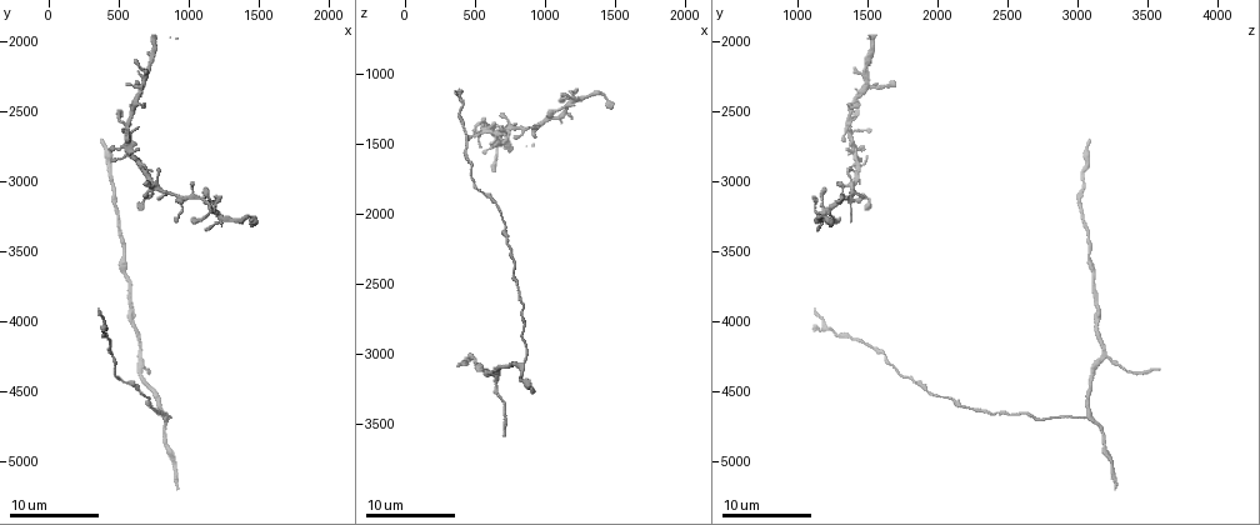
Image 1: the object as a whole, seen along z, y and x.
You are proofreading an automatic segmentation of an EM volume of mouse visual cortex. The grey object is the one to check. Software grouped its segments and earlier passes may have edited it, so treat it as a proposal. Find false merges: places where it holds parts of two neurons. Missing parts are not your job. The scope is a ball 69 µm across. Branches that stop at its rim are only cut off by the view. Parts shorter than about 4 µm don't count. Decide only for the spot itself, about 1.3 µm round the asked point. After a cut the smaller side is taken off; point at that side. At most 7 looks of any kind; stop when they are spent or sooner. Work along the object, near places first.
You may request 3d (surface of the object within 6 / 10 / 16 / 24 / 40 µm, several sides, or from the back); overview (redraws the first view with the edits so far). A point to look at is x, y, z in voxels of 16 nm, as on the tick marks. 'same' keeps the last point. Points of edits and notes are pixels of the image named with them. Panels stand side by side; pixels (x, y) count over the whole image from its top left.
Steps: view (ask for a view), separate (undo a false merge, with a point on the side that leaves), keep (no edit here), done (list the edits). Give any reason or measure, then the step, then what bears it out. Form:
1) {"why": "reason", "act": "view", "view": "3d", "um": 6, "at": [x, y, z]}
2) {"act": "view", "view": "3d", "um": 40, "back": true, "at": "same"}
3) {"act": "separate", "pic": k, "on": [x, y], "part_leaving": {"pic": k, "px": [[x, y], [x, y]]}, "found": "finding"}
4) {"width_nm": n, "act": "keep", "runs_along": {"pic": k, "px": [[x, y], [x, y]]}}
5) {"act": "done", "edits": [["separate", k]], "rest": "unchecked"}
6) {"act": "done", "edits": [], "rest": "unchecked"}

{"why": "side arm on a straight run", "act": "view", "view": "3d", "um": 10, "at": [820, 4640, 3100]}

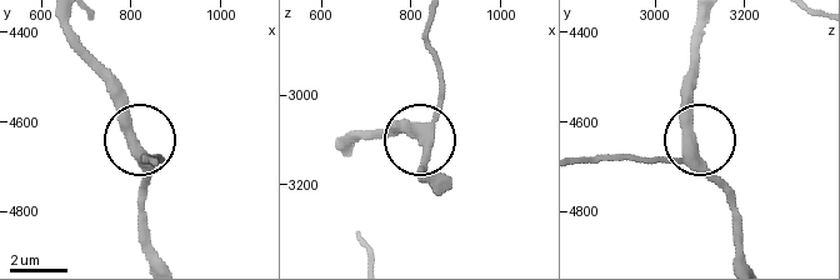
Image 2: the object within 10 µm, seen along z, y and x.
{"why": "closer look", "act": "view", "view": "3d", "um": 6, "at": [805, 4665, 3075]}

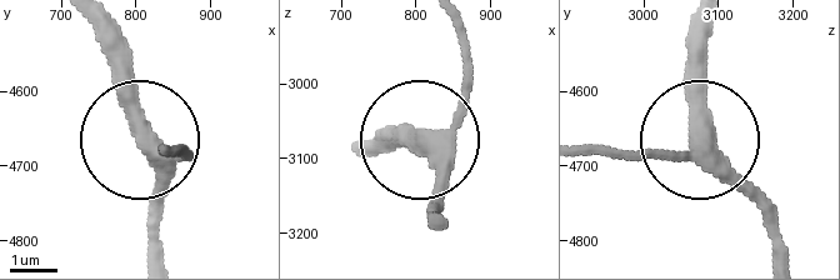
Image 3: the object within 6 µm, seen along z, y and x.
{"act": "keep", "found": "all the same neuron"}

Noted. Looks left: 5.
{"why": "thin arm on a thick one", "act": "view", "view": "3d", "um": 10, "at": [660, 4240, 3200]}

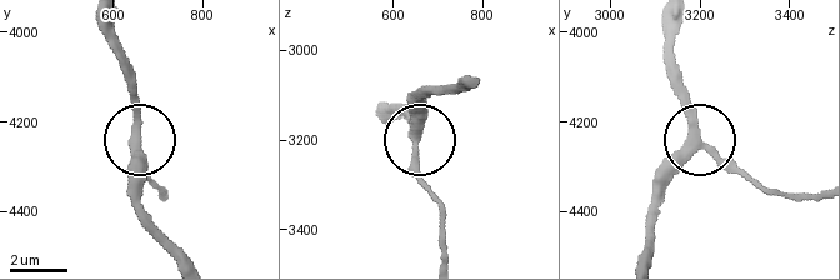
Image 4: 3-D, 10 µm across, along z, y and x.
{"act": "keep", "found": "one neuron here"}

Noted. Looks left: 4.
{"why": "thick turns thin", "act": "view", "view": "3d", "um": 10, "at": [480, 3200, 3020]}

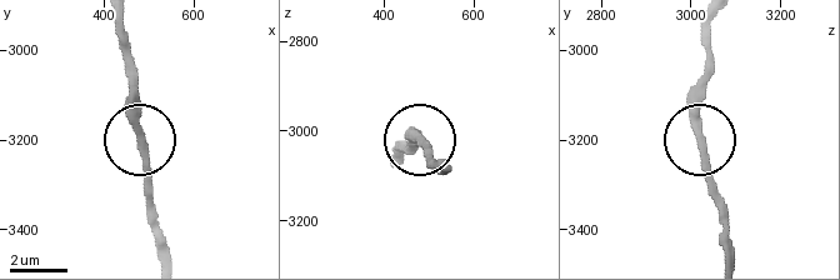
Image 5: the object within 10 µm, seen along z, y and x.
{"act": "view", "view": "3d", "um": 6, "at": [485, 3205, 3020]}

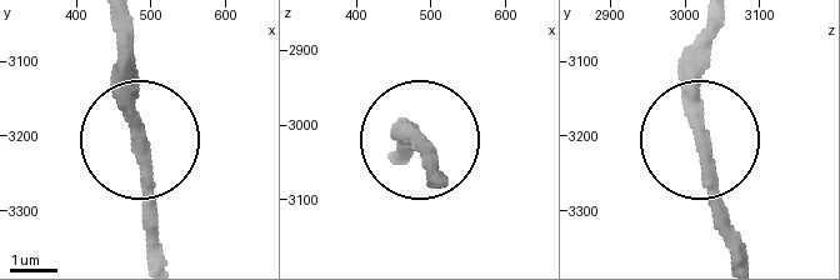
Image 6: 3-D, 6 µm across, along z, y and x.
{"act": "keep", "runs_along": {"pic": 6, "px": [[160, 248], [153, 164], [129, 93], [129, 21]]}, "found": "one neuron here"}

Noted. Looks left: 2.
{"act": "done", "edits": [], "rest": "unchecked"}

